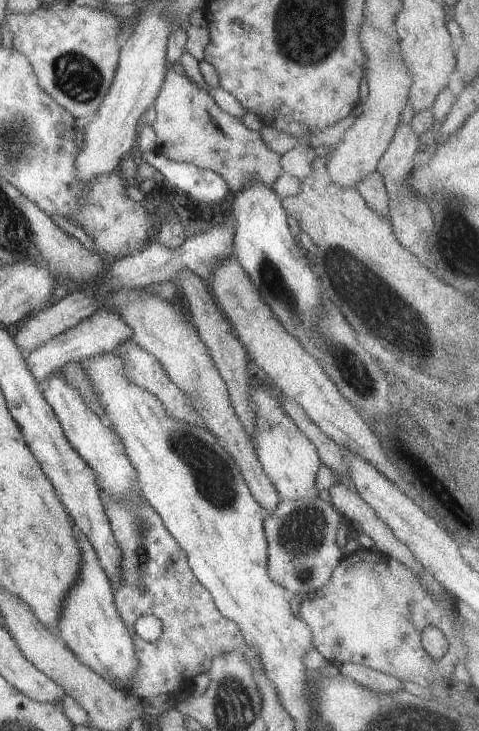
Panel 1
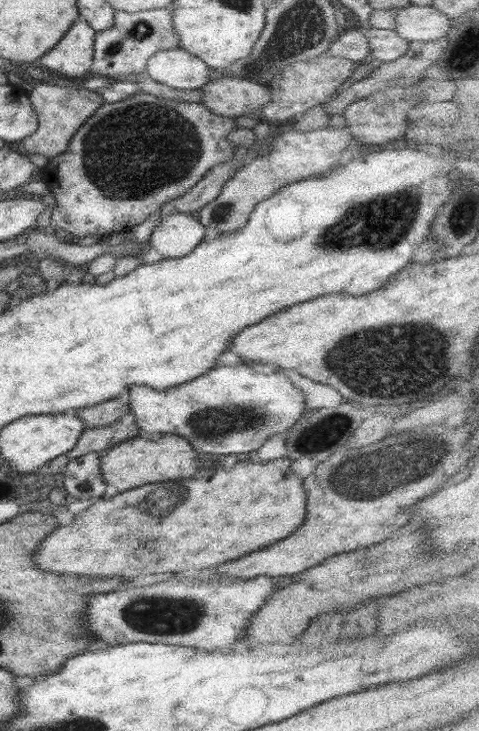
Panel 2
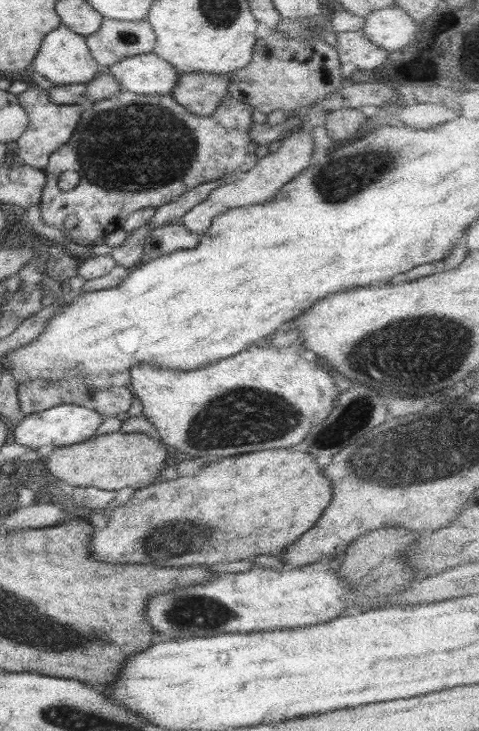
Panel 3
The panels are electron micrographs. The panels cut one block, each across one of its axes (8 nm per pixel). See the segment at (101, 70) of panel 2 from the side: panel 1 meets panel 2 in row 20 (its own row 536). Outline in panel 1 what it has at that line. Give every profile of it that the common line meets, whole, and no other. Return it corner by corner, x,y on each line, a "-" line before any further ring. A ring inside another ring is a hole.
100,491
99,494
110,522
112,535
116,538
122,552
122,582
112,587
114,603
122,622
130,632
130,637
133,638
134,652
138,656
138,670
132,678
132,691
128,692
132,692
140,701
156,698
161,694
172,695
177,699
177,695
182,692
193,693
194,677
208,672
216,656
230,654
232,650
244,648
244,638
238,626
218,612
210,592
198,583
190,570
186,552
183,552
178,542
166,530
160,516
147,501
140,500
138,504
128,504
122,500
114,500
106,492
-
146,614
152,614
162,622
162,636
154,642
141,640
134,633
136,620

